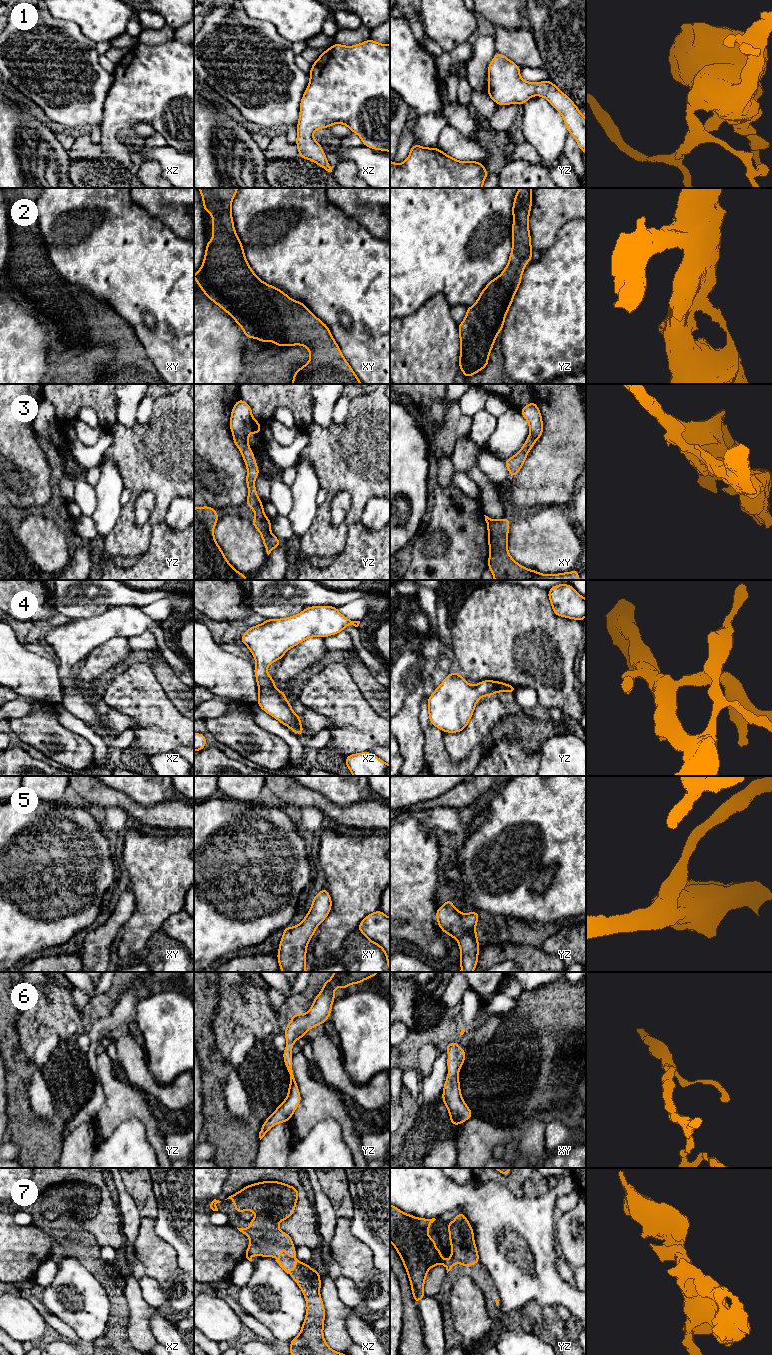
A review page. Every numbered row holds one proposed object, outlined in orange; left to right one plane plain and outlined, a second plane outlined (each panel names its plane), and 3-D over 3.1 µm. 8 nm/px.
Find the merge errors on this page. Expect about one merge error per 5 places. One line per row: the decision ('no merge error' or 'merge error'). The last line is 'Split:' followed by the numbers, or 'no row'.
1: no merge error
2: no merge error
3: merge error
4: no merge error
5: no merge error
6: no merge error
7: no merge error
Split: 3

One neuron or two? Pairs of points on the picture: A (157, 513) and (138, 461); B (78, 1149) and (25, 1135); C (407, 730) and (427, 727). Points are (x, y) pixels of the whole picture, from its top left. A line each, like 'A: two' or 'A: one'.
A: one
B: two
C: two

